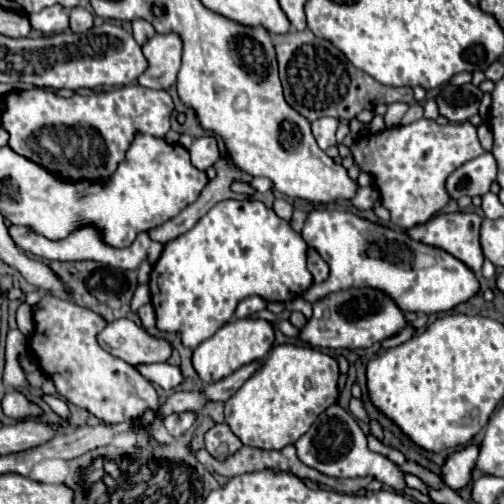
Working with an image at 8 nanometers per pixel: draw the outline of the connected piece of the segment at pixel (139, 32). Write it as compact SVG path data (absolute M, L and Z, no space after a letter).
M134 21L132 29L134 29L134 39L138 45L144 45L150 37L156 35L156 31L152 29L152 25L148 25L148 21Z

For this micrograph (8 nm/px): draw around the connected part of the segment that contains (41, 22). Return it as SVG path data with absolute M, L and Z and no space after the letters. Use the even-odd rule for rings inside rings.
M52 5L48 9L42 9L40 13L32 13L30 23L32 23L32 29L44 35L52 35L52 33L62 33L64 29L68 29L70 15L66 7Z

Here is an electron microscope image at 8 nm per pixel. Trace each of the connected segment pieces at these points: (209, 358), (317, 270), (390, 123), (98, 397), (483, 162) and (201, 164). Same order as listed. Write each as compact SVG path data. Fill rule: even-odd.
M250 317L232 319L228 325L218 329L210 339L206 339L194 349L192 363L204 383L220 381L220 377L228 377L228 373L234 373L236 369L252 361L262 361L266 353L272 349L272 345L274 345L274 325L270 321Z
M308 251L308 271L312 273L314 283L322 283L328 277L328 263L316 251Z
M392 103L392 105L388 107L386 115L384 115L386 127L388 127L388 129L390 129L390 127L396 127L406 111L408 111L408 105L406 105L406 103Z
M42 295L40 301L32 305L32 317L36 329L28 341L30 353L44 375L52 379L56 393L68 403L88 409L104 423L136 417L140 409L152 409L152 405L156 405L158 395L150 381L98 345L96 335L106 327L104 317L54 295Z
M482 153L480 157L456 169L452 177L448 177L448 193L452 199L458 199L462 195L484 195L490 191L496 173L498 173L498 165L494 155Z
M200 137L200 139L194 139L192 147L188 149L190 151L190 159L192 159L192 165L200 171L206 171L208 167L212 167L216 161L218 161L218 143L214 137Z

